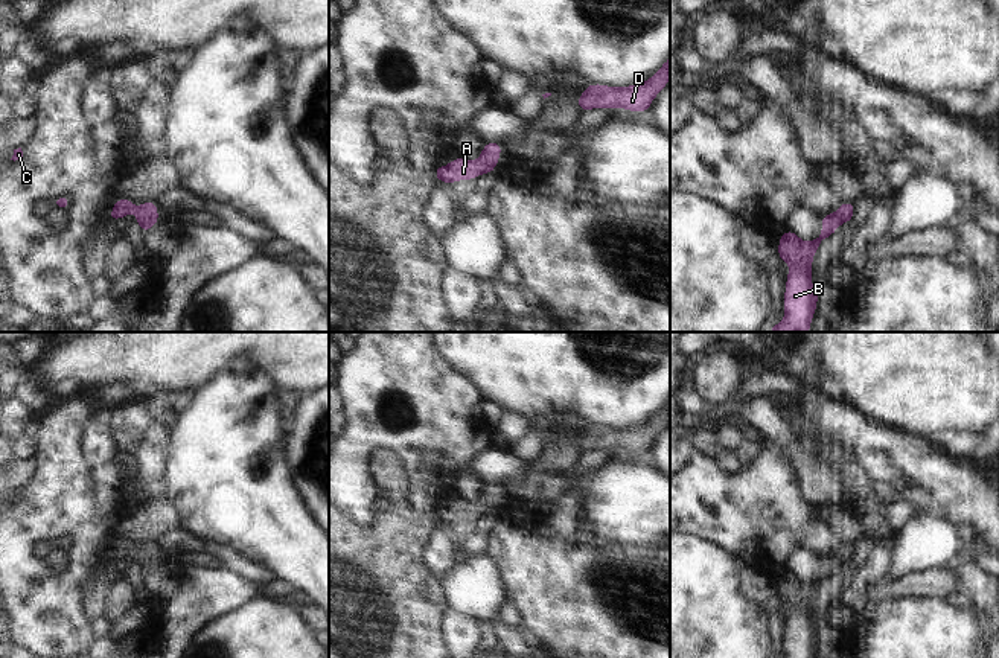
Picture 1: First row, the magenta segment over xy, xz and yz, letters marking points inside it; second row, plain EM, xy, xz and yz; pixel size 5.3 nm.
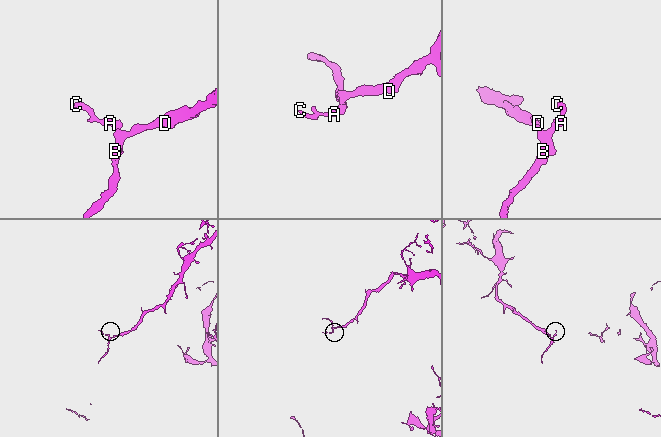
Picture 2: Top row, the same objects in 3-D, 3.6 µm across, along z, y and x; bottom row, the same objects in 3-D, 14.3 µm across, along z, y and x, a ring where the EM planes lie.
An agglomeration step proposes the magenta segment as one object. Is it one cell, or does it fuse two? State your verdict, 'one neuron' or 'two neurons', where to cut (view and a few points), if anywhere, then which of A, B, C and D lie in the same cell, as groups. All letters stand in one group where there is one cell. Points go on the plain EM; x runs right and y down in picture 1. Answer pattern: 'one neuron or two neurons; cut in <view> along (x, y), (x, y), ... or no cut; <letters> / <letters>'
one neuron; no cut; A B C D

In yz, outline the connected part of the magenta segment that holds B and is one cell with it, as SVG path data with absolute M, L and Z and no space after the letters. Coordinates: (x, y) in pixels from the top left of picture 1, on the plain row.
M845 542L841 548L821 557L822 574L810 583L787 571L780 577L778 600L789 605L784 632L784 658L813 658L818 646L818 632L812 626L812 603L821 583L830 579L842 564L851 564L854 545Z

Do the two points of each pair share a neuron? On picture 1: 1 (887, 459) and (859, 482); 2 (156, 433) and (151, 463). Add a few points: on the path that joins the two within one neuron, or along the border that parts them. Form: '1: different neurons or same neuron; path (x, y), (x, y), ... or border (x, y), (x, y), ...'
1: different neurons; border (844, 447), (855, 454), (874, 482)
2: same neuron; path (156, 440), (151, 456)

